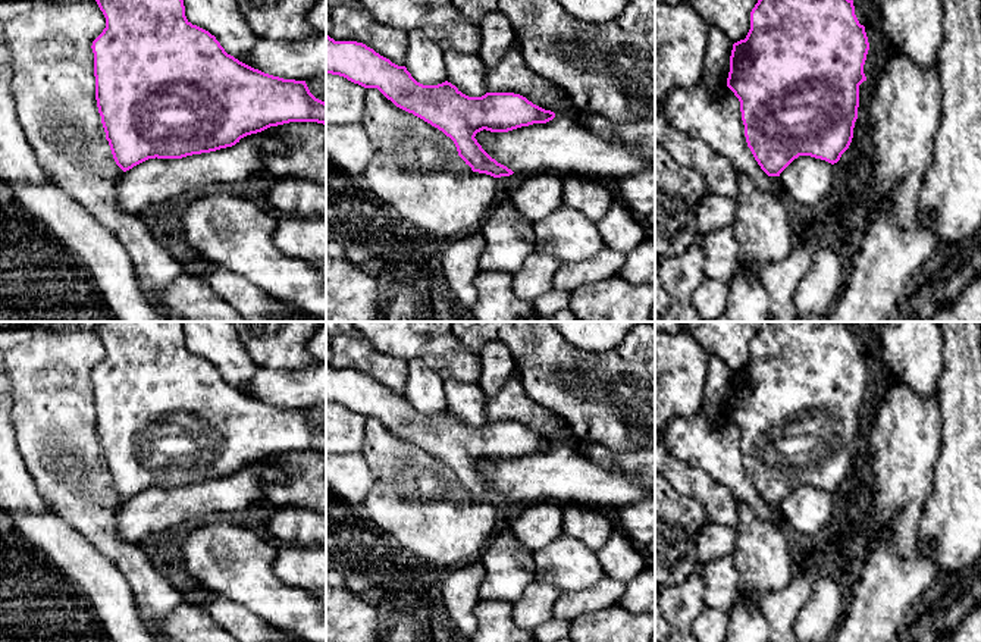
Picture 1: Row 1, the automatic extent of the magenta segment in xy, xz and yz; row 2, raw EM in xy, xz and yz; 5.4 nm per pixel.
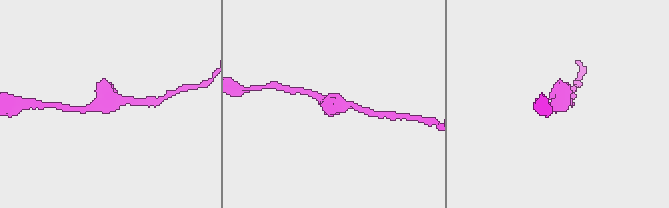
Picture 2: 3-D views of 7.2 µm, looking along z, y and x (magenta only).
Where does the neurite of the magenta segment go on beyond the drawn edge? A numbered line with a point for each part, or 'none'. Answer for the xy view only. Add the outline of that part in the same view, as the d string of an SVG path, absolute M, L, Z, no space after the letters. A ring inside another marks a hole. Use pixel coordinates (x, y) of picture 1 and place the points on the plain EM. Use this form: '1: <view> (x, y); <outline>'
none

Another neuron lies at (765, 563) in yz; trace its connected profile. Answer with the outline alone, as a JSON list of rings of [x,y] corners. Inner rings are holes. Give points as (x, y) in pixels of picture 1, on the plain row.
[[[736,504],[739,529],[731,558],[739,571],[739,589],[749,604],[761,607],[768,594],[787,588],[799,557],[777,524],[761,520],[747,504]]]

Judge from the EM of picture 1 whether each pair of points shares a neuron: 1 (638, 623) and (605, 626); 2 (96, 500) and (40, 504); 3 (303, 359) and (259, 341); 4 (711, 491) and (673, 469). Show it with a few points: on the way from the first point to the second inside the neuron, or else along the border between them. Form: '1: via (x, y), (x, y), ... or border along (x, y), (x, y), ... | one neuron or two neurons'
1: via (630, 626), (613, 626) | one neuron
2: border along (30, 475), (38, 494), (53, 510) | two neurons
3: via (292, 354), (279, 341), (269, 341) | one neuron
4: via (702, 487), (682, 476) | one neuron

